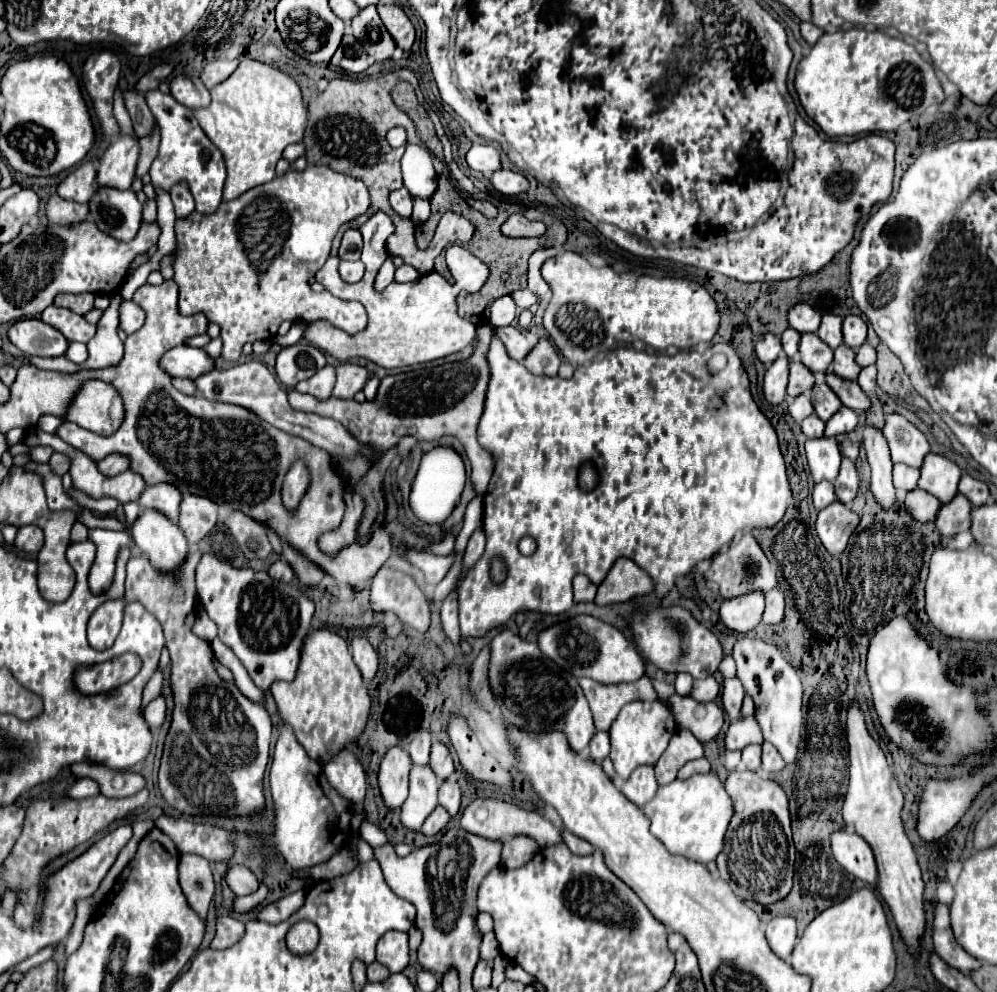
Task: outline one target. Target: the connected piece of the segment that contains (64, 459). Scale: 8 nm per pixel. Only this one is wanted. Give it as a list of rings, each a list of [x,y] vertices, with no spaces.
[[[53,452],[53,456],[49,458],[49,466],[51,466],[51,470],[53,470],[57,476],[63,476],[65,472],[69,472],[71,460],[69,460],[69,456],[63,454],[63,452]]]

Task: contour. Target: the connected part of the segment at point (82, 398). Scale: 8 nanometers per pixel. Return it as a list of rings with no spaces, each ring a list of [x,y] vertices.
[[[85,380],[75,392],[63,420],[107,436],[123,422],[123,402],[119,394],[115,394],[115,388],[103,380]]]

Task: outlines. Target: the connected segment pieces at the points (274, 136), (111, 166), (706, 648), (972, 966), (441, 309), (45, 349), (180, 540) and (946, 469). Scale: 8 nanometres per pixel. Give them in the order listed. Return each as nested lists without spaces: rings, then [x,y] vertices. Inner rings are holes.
[[[245,58],[225,82],[213,86],[211,104],[193,110],[193,114],[203,132],[223,154],[227,168],[223,202],[241,196],[257,184],[271,182],[283,150],[303,140],[307,124],[307,110],[297,82],[281,70],[251,58]]]
[[[121,134],[101,156],[97,186],[115,186],[119,190],[131,188],[135,166],[139,160],[139,138]]]
[[[681,606],[651,608],[649,612],[635,614],[631,626],[633,642],[641,656],[665,672],[687,672],[693,678],[707,678],[713,676],[713,672],[723,660],[719,640]]]
[[[937,904],[935,920],[933,920],[933,946],[941,960],[945,960],[951,968],[957,968],[965,974],[981,968],[981,962],[969,956],[953,938],[951,924],[949,924],[949,908]]]
[[[330,256],[323,268],[317,272],[315,280],[323,284],[323,288],[337,298],[361,302],[369,314],[367,328],[357,334],[347,334],[335,328],[331,322],[315,320],[315,322],[307,322],[303,332],[303,338],[307,342],[331,354],[335,360],[345,362],[351,358],[367,358],[383,368],[403,368],[455,354],[475,338],[475,324],[457,314],[455,298],[459,294],[459,288],[455,284],[449,284],[441,274],[437,272],[427,274],[431,276],[431,282],[419,278],[413,290],[399,290],[395,286],[387,286],[385,290],[377,292],[373,288],[373,282],[383,262],[383,256],[379,256],[377,262],[375,260],[367,262],[365,276],[357,284],[349,284],[341,280],[338,272],[339,261],[337,256]]]
[[[19,320],[9,328],[11,342],[27,356],[65,356],[69,340],[43,320]]]
[[[147,510],[137,518],[131,526],[131,536],[135,546],[161,574],[173,574],[189,556],[187,540],[179,526],[155,510]]]
[[[927,454],[921,468],[919,488],[927,490],[943,504],[947,504],[951,502],[951,498],[955,498],[959,480],[961,480],[961,468],[955,462],[939,454]]]

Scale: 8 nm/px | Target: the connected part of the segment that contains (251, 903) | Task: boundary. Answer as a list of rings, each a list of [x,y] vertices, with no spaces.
[[[261,883],[255,894],[237,897],[234,902],[235,912],[237,912],[237,914],[247,914],[247,912],[251,912],[253,908],[257,908],[257,906],[265,900],[267,893],[267,886],[264,883]]]

